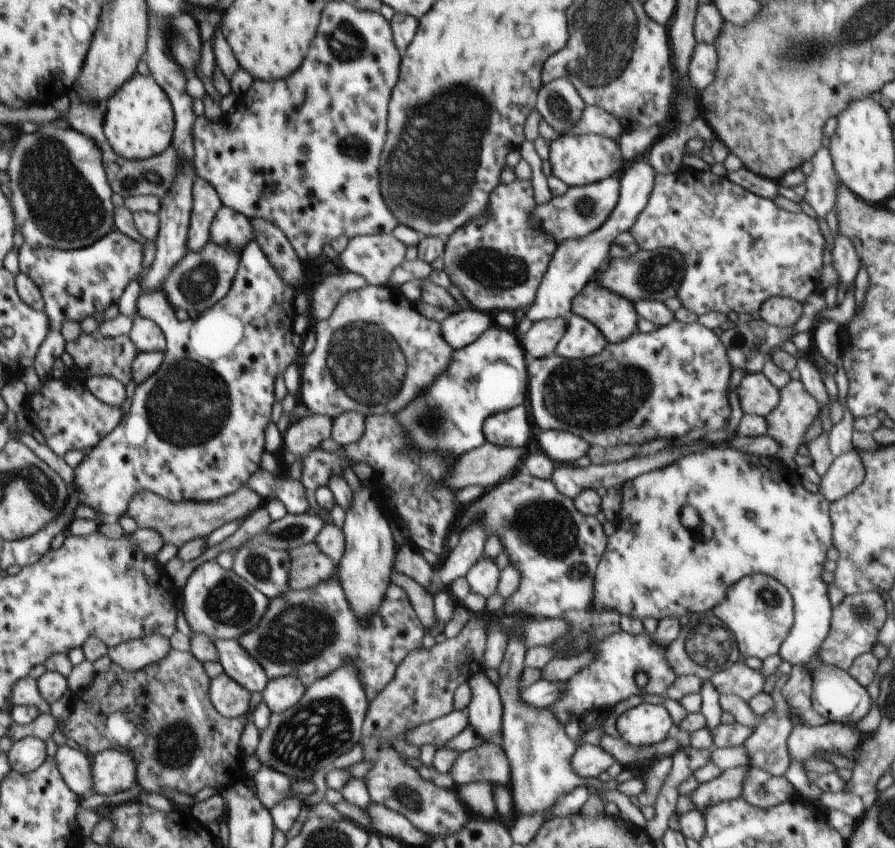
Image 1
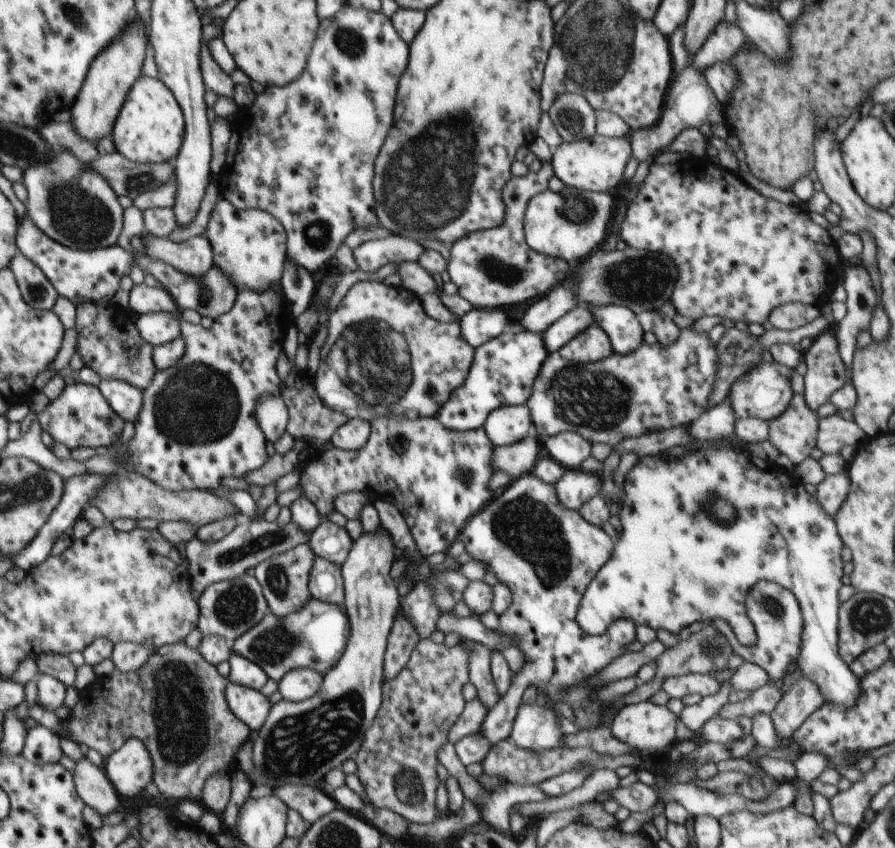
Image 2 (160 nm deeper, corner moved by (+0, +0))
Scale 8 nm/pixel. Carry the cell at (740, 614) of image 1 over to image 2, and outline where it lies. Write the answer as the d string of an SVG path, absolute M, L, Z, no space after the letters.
M757 582L745 596L745 608L754 623L754 643L744 646L734 634L733 628L724 619L712 620L712 625L729 642L730 648L740 658L761 666L773 682L780 683L787 675L788 668L796 663L801 650L803 614L796 596L786 587L775 582Z

